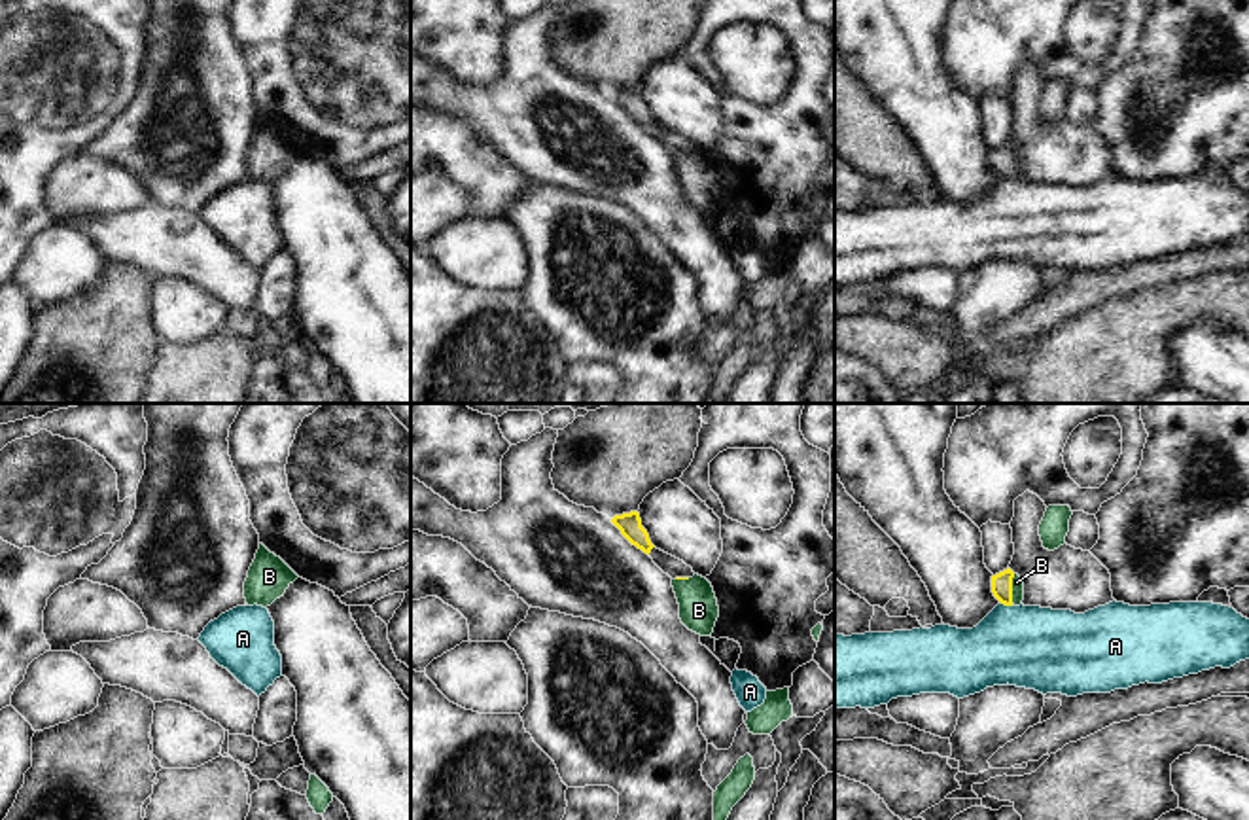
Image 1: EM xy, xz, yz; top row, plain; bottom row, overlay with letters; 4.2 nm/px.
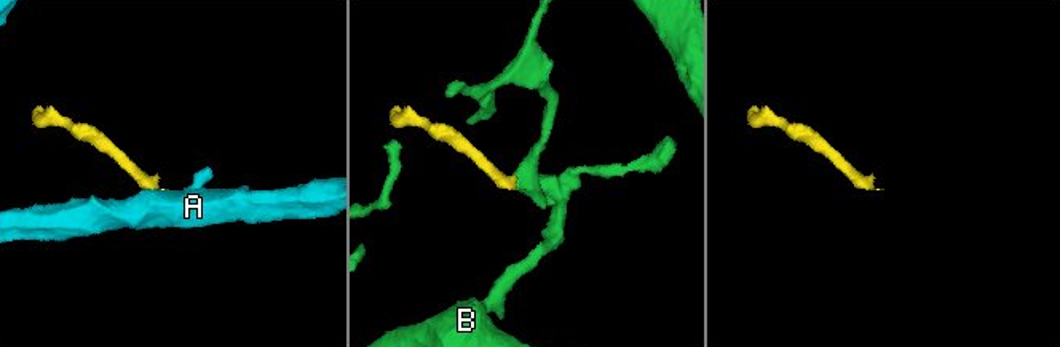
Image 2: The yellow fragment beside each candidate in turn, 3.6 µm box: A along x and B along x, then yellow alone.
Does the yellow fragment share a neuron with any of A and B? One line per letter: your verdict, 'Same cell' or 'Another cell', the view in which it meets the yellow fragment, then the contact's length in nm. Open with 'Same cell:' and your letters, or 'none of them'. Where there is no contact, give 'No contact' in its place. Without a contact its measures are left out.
Same cell: B
A: Another cell. Touches yellow in yz. Shared border 60 nm
B: Same cell. Touches yellow in yz. Shared border 130 nm.

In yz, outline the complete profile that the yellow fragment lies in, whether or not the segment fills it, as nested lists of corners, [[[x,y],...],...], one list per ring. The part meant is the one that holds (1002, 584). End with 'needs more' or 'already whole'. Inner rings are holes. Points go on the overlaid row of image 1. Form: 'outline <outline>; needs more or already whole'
outline [[[1007,568],[992,576],[992,593],[1005,606],[1020,606],[1024,600],[1024,579]]]; needs more

